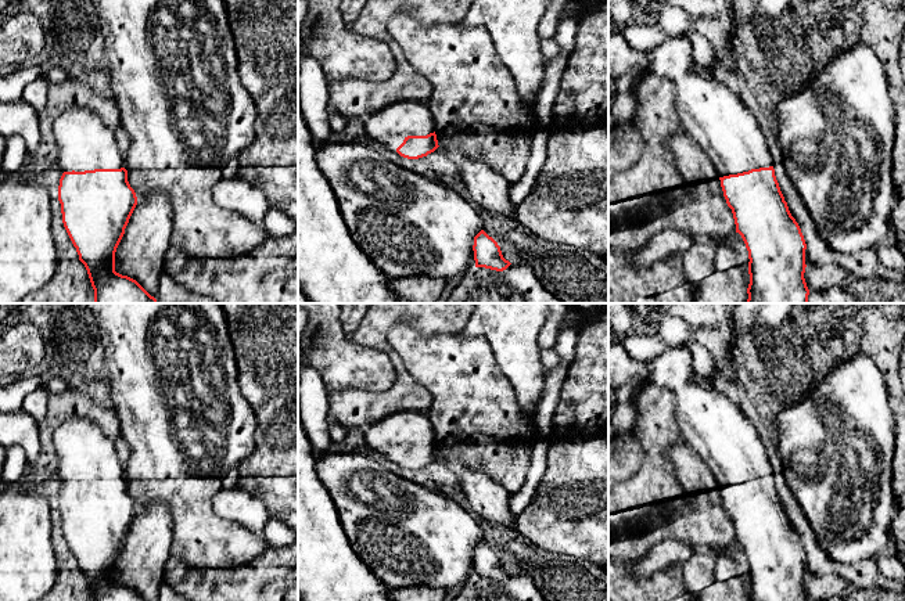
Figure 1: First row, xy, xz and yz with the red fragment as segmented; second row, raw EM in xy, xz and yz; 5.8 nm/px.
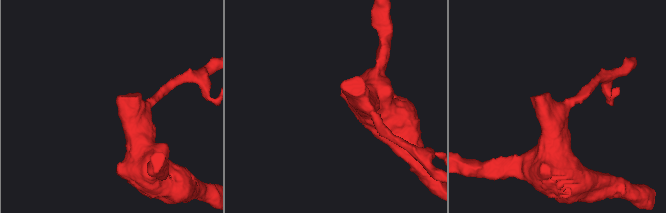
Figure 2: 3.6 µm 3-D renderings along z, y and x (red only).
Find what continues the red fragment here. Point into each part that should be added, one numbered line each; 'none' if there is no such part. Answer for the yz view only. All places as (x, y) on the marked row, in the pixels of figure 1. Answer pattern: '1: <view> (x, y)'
1: yz (713, 115)

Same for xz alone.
1: xz (388, 126)

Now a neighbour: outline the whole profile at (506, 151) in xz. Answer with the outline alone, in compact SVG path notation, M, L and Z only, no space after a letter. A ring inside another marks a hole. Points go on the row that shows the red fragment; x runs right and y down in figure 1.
M407 11L395 14L387 28L407 62L432 86L424 104L432 114L438 145L452 147L462 156L481 156L507 183L517 183L525 172L536 130L535 98L518 93L488 29L482 25L427 24Z

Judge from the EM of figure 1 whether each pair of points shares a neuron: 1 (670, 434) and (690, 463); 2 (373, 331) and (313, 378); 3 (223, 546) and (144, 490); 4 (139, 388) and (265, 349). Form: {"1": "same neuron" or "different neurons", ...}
{"1": "different neurons", "2": "different neurons", "3": "same neuron", "4": "different neurons"}

